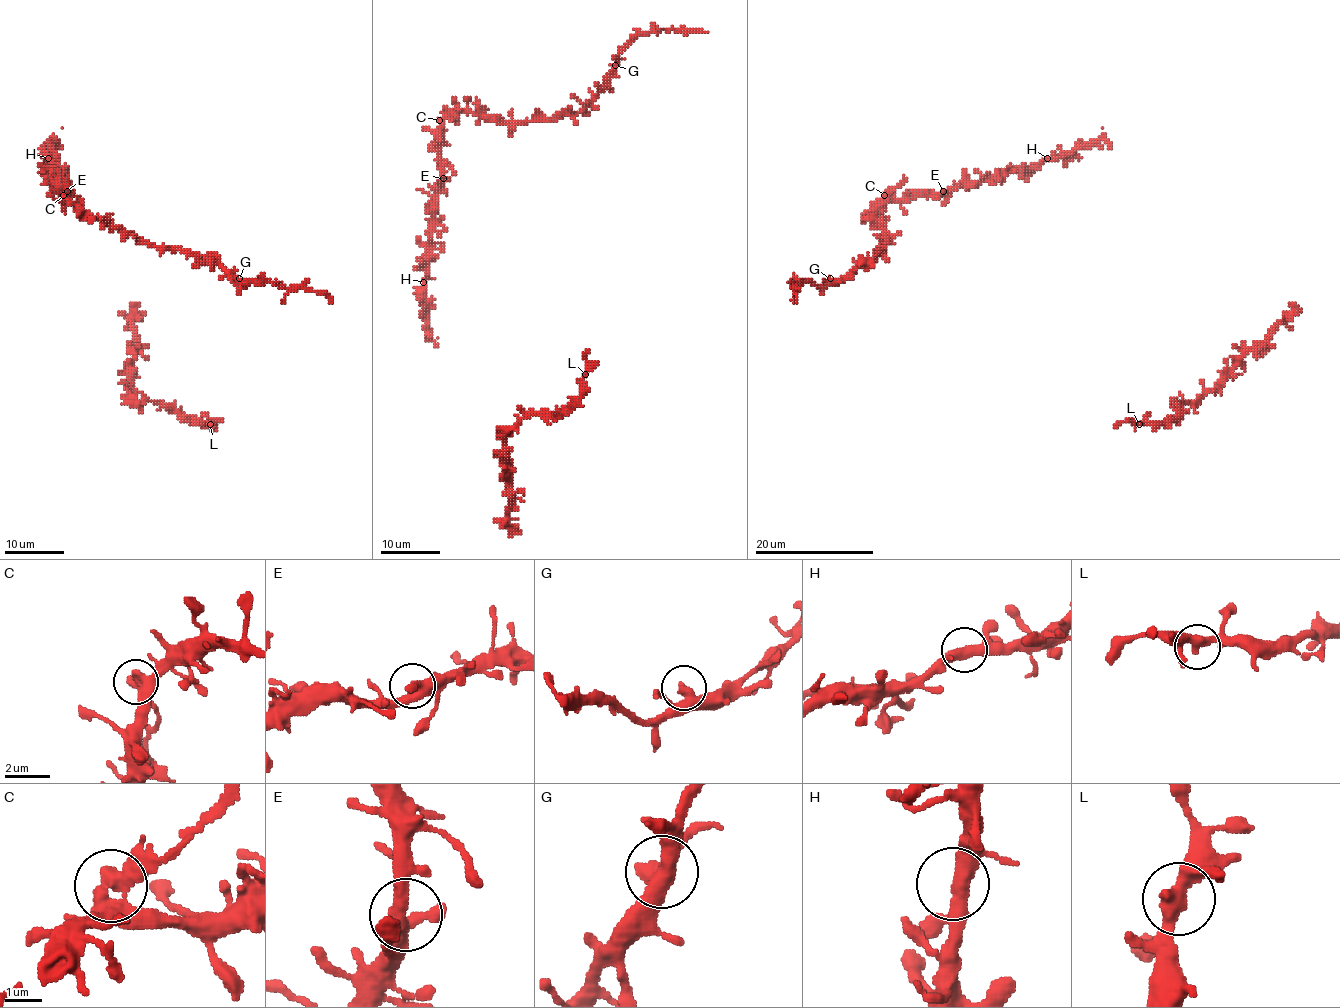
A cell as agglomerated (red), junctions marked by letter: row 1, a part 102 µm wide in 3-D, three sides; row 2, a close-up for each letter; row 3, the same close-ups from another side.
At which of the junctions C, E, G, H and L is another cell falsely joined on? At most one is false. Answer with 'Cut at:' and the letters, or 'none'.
Cut at: C

